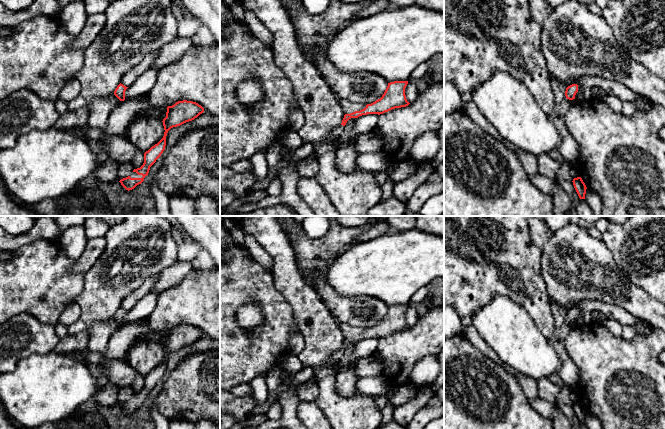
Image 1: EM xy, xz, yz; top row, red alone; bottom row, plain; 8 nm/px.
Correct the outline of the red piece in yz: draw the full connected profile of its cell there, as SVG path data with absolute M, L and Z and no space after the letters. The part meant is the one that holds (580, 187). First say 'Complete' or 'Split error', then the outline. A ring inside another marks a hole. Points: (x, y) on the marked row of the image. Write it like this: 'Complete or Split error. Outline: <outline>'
Complete. Outline: M581 177L574 178L572 182L573 182L574 188L575 188L579 198L585 199L587 187L586 187L585 183L583 182L582 178Z

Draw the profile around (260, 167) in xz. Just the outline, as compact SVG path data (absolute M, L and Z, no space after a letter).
M258 151L249 158L252 164L252 171L254 172L257 181L262 181L266 178L269 167L266 161L266 151Z

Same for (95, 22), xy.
M105 13L88 15L85 27L76 37L72 47L85 51L100 33L106 22Z

